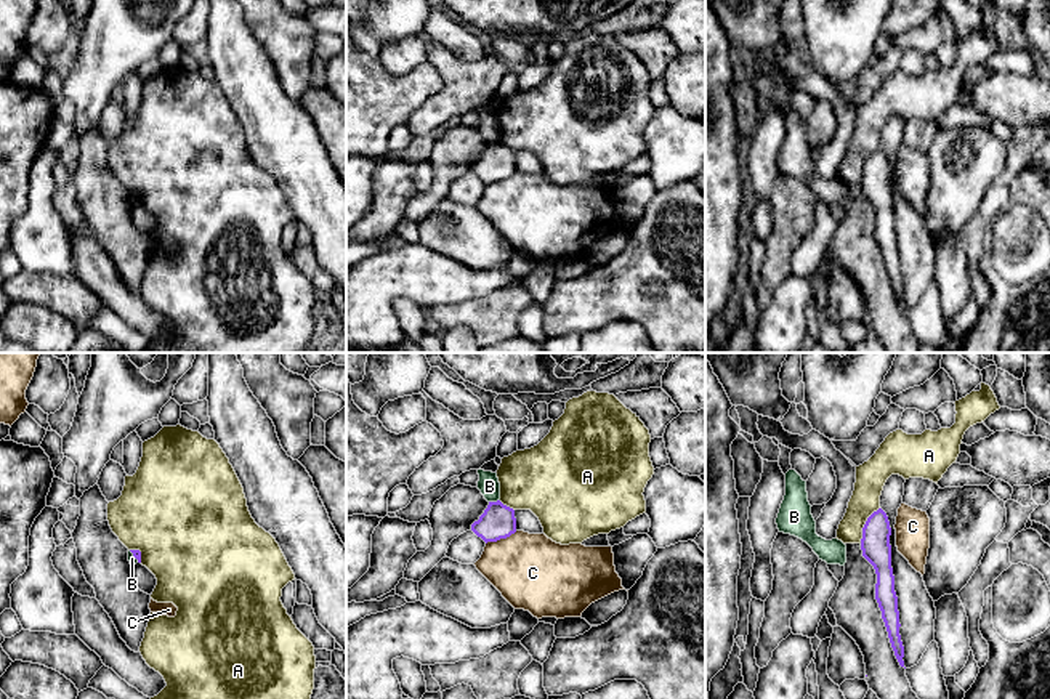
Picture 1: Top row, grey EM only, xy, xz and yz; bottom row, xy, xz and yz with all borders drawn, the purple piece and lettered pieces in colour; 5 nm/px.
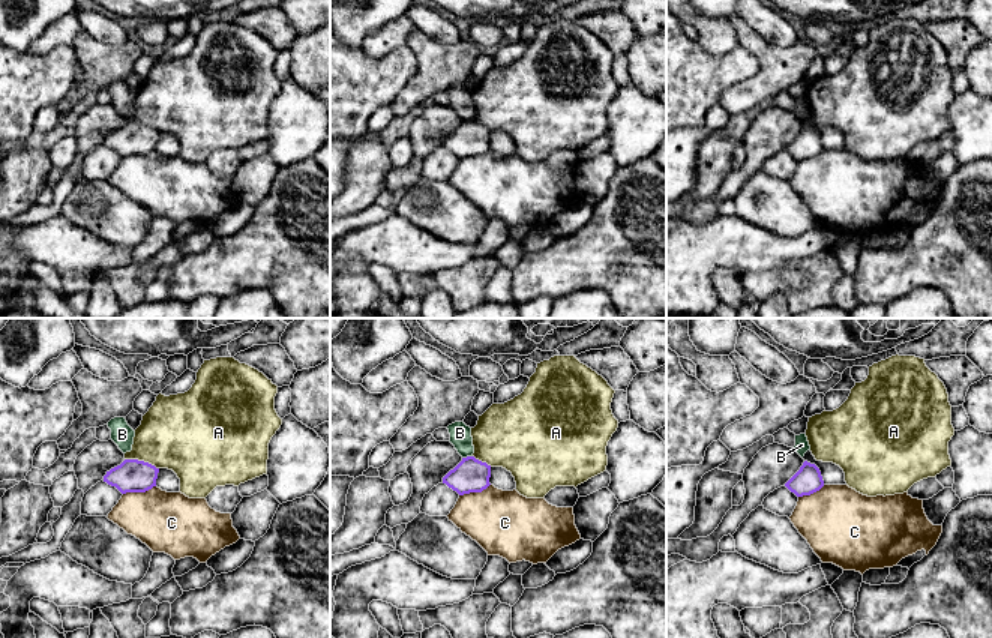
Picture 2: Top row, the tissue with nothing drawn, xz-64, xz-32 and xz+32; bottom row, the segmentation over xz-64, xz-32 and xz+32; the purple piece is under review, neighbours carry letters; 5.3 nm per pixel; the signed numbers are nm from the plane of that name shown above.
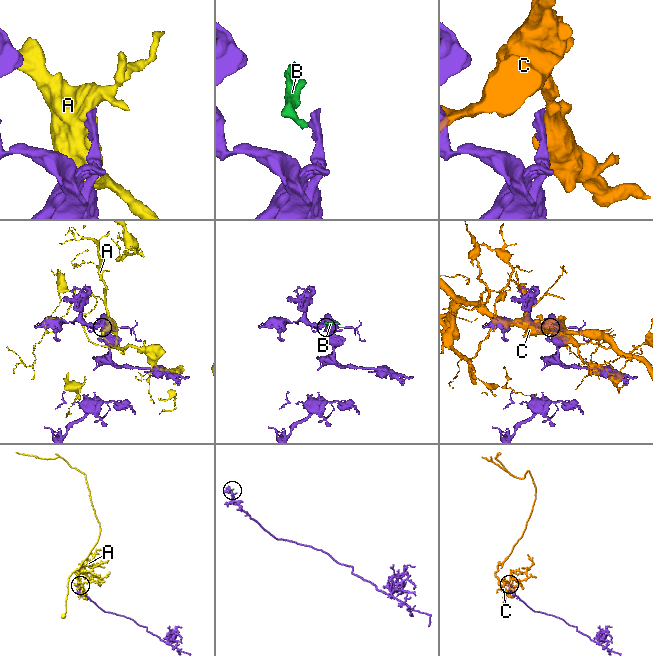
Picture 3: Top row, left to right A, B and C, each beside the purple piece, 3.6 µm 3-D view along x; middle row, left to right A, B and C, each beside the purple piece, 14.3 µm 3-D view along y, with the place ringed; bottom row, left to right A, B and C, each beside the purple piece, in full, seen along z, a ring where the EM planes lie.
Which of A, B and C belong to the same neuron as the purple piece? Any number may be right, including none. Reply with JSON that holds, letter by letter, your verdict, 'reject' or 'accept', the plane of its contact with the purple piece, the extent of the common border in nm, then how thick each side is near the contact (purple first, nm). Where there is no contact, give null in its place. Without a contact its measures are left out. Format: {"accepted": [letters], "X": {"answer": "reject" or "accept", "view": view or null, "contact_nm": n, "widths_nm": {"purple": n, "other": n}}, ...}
{"accepted": [], "A": {"answer": "reject", "view": "yz", "contact_nm": 200, "widths_nm": {"purple": 150, "other": 160}}, "B": {"answer": "reject", "view": "xz", "contact_nm": 60, "widths_nm": {"purple": 170, "other": 110}}, "C": {"answer": "reject", "view": "xz", "contact_nm": 170, "widths_nm": {"purple": 170, "other": 380}}}

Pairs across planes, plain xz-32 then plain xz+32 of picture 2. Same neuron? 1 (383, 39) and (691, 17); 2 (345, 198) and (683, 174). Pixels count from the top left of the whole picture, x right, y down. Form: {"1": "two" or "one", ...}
{"1": "one", "2": "two"}

